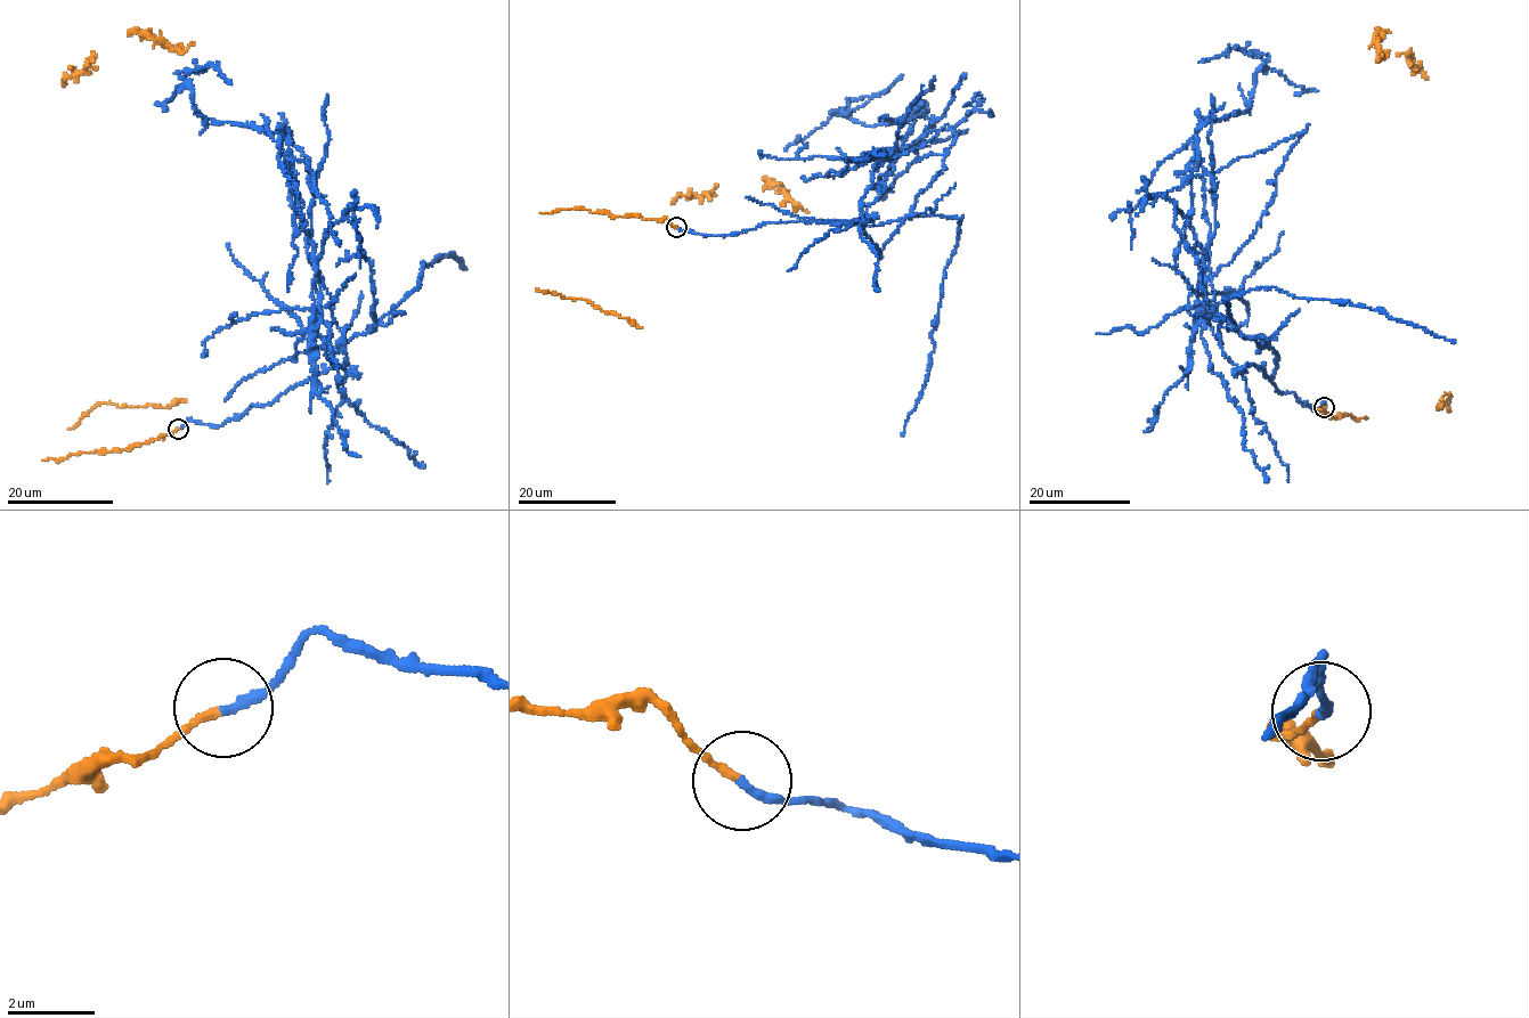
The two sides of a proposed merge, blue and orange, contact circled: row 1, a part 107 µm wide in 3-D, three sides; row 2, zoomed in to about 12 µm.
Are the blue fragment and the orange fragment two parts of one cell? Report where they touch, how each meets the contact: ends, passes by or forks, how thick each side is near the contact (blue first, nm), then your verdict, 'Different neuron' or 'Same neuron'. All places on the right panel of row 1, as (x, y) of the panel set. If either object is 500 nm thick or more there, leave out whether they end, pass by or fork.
Place: (1324, 407). At the ring blue ends. At the ring orange ends. Thickness 200 nm (blue) against 150 nm. Different neuron

